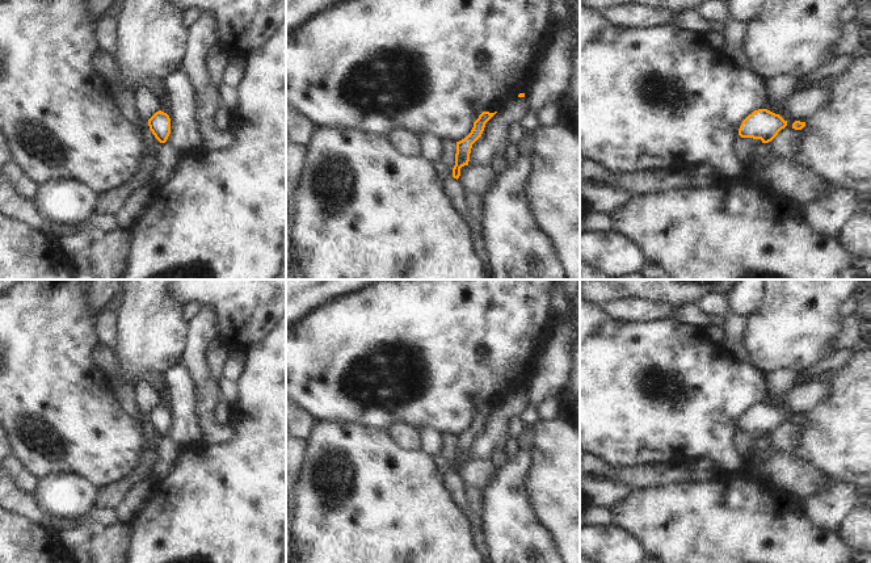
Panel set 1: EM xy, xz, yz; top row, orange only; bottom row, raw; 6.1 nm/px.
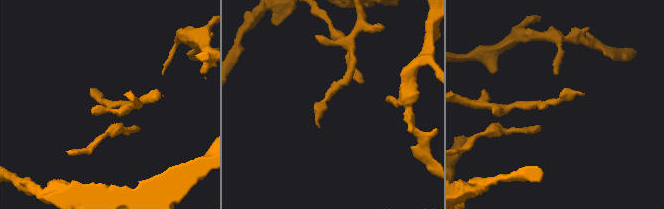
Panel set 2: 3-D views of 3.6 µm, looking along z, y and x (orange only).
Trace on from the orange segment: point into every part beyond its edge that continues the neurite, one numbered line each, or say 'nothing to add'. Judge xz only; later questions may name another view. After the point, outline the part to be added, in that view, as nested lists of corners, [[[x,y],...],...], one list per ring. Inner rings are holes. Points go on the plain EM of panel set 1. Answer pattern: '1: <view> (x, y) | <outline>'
nothing to add

